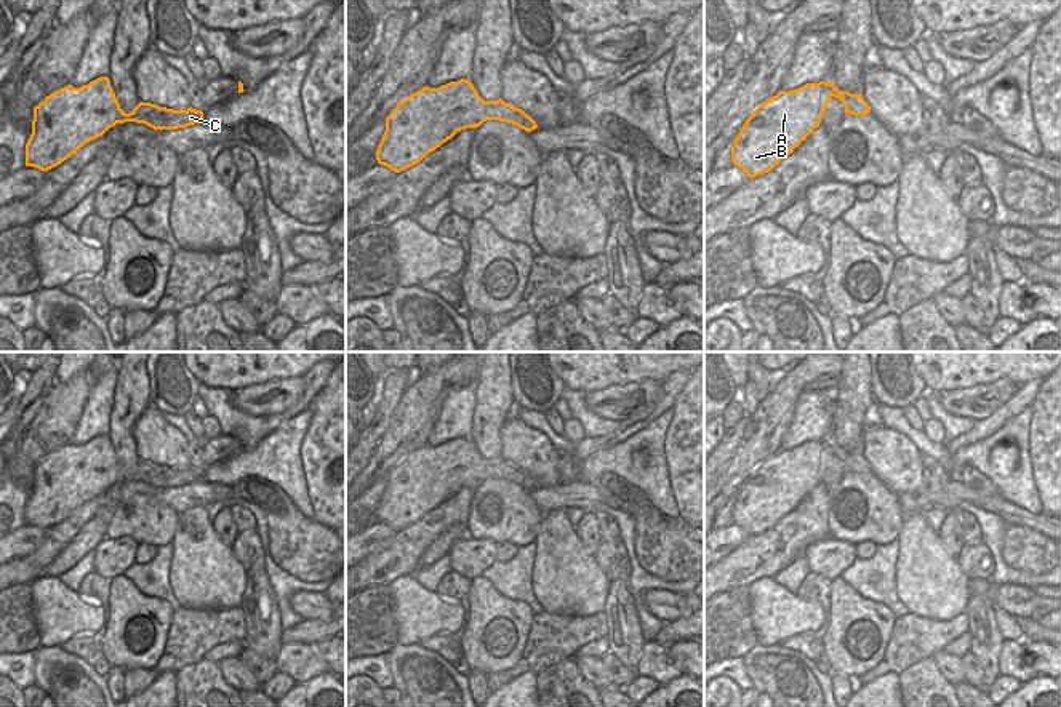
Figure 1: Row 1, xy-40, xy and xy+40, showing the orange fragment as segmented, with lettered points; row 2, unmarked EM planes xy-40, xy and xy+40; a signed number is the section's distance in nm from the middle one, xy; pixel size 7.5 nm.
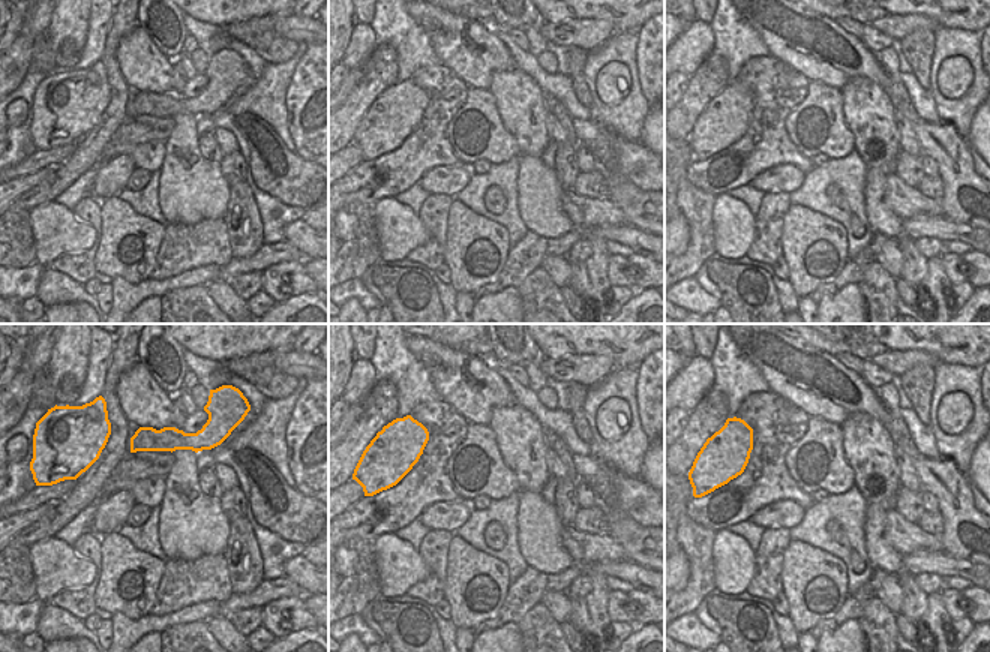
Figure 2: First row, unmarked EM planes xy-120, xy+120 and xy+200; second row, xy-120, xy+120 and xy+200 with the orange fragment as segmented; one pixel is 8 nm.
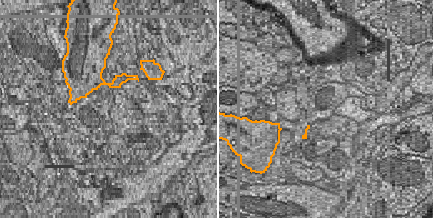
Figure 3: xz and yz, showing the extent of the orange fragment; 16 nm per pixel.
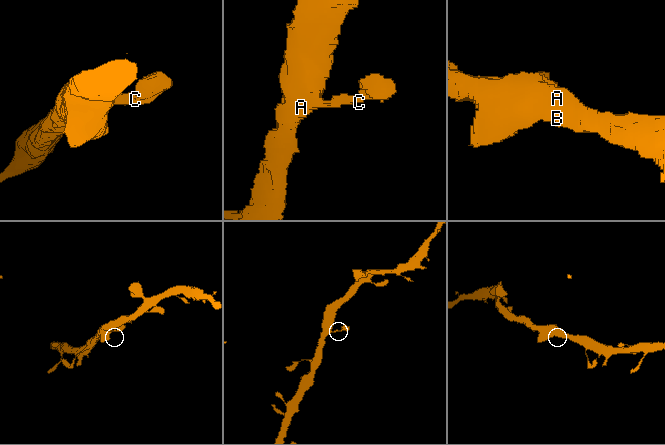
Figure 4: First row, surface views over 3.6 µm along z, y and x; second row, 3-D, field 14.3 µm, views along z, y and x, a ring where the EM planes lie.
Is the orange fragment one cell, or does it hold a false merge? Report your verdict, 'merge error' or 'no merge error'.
no merge error

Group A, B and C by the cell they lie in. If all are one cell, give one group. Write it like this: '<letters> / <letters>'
A B C

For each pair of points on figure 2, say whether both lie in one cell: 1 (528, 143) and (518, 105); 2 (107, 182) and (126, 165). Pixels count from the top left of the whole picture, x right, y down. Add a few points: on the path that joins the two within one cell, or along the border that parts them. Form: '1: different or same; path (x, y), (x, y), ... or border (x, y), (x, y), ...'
1: same; path (528, 134), (524, 114)
2: same; path (111, 177), (122, 167)

